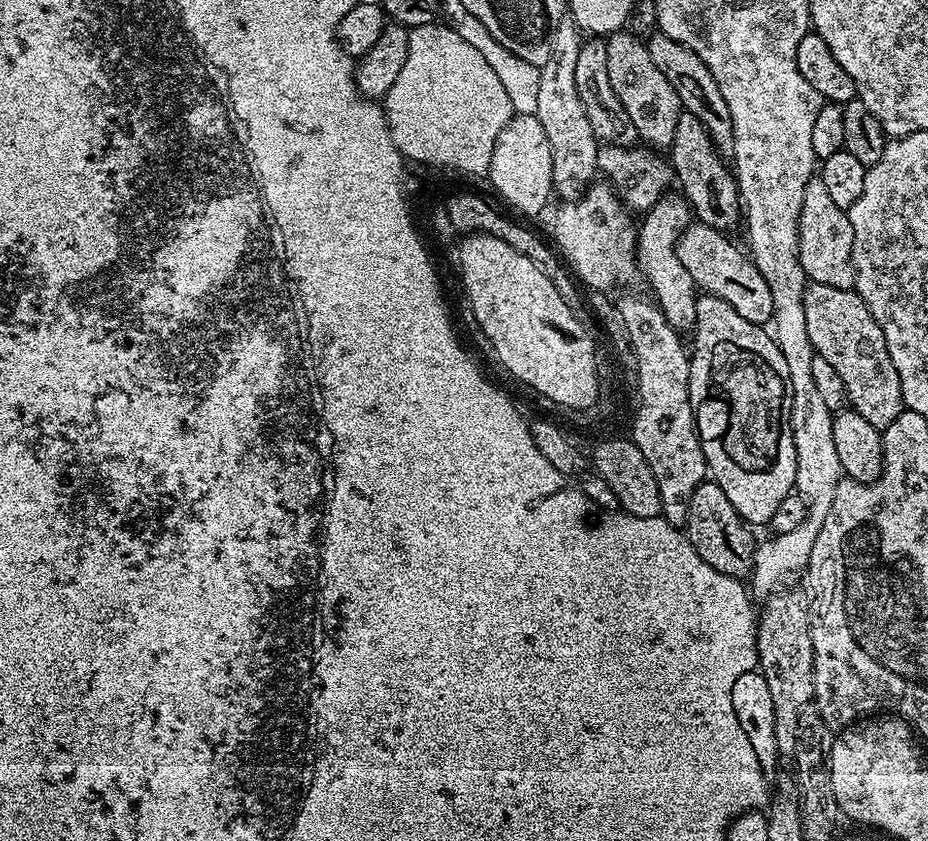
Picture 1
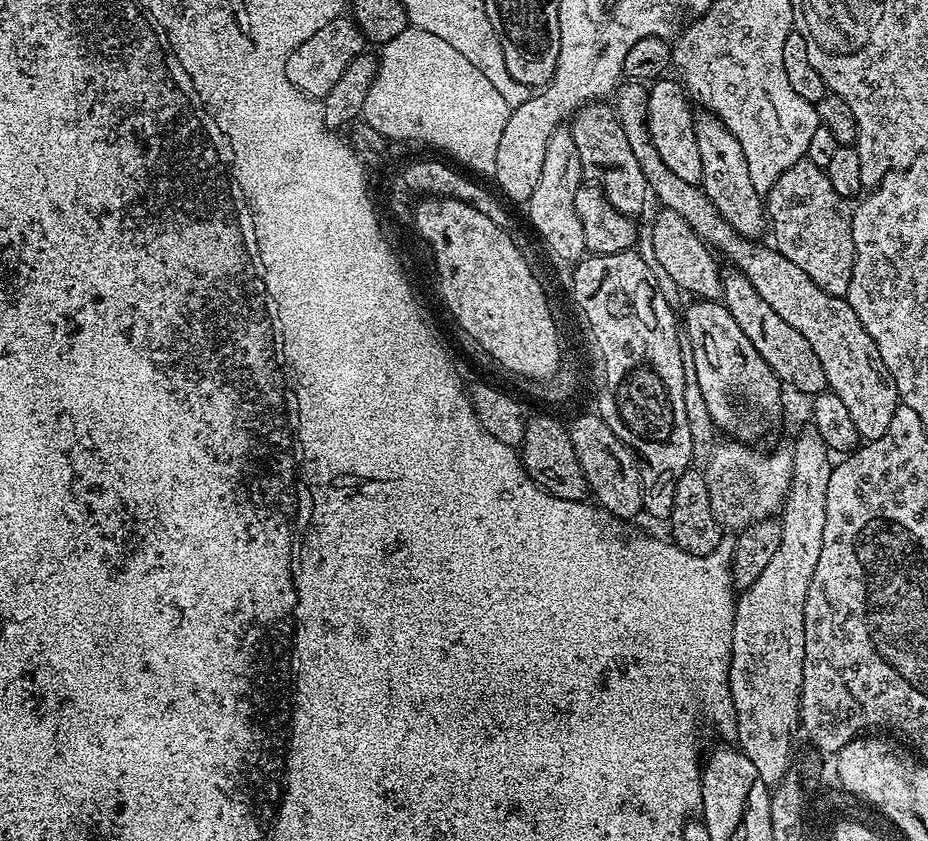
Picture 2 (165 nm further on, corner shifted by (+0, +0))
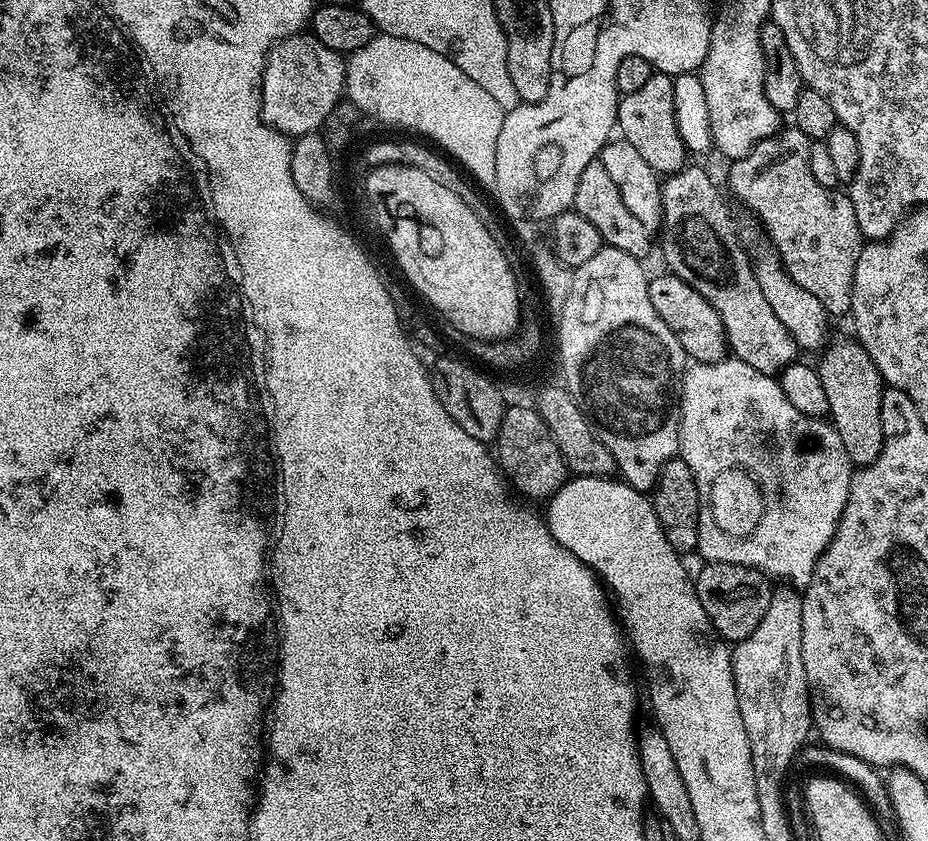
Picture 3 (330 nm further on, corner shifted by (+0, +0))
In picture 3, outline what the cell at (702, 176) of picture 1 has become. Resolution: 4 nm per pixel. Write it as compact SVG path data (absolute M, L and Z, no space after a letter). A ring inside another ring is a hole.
M653 71L652 76L634 94L620 96L616 105L616 123L619 135L640 157L658 174L679 172L685 167L690 152L685 148L678 126L675 122L673 77L665 76L663 71Z

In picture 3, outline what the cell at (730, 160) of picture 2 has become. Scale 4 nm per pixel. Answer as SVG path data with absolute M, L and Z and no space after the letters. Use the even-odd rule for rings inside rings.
M761 238L753 248L750 248L750 259L754 274L758 278L758 286L762 286L762 294L766 302L770 302L770 310L774 310L778 322L786 326L786 330L794 338L797 349L804 351L805 348L808 352L814 351L813 353L823 349L829 339L830 316L825 312L822 302L818 302L818 298L810 294L810 290L802 290L802 286L798 286L798 282L790 278L783 262L780 261L780 255L767 239Z

